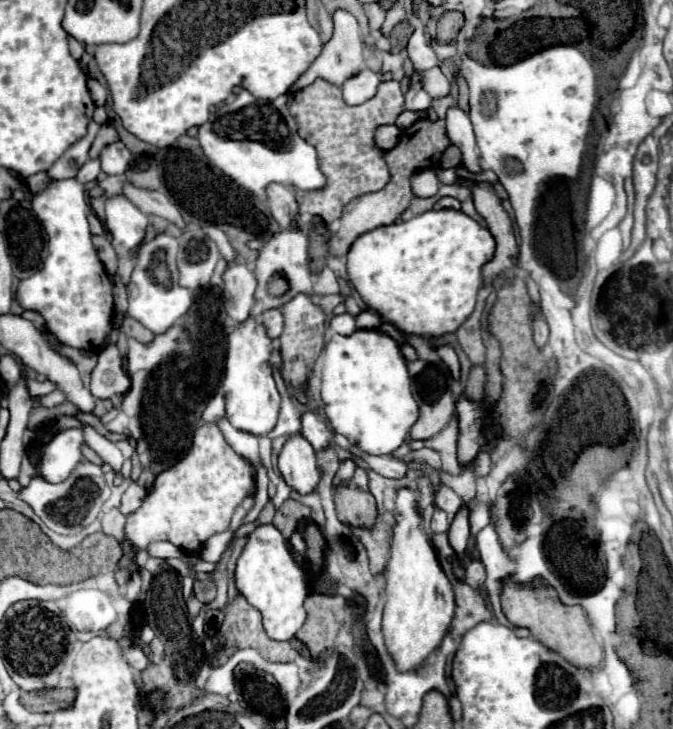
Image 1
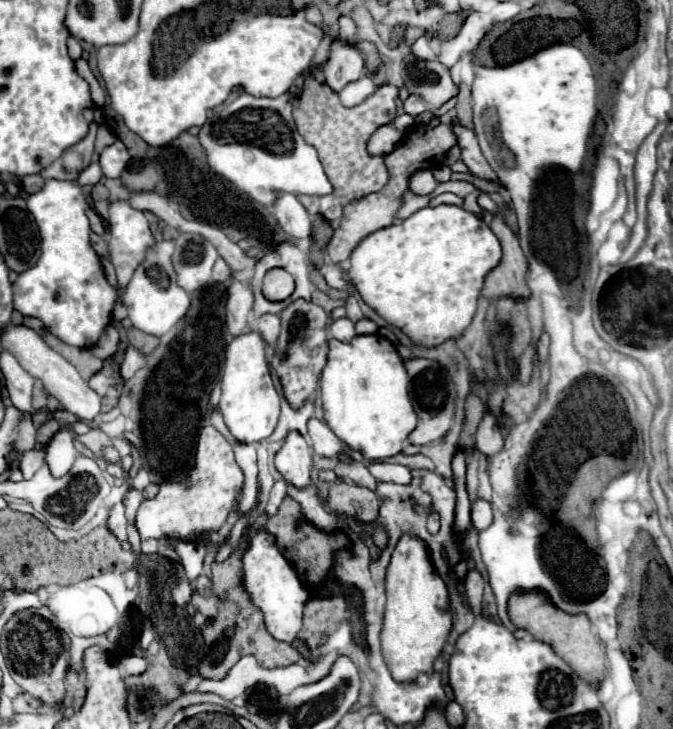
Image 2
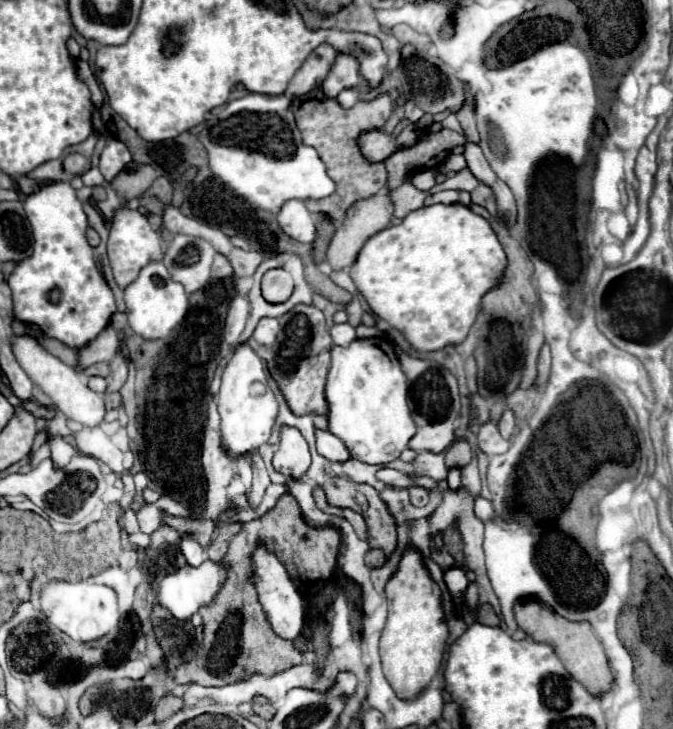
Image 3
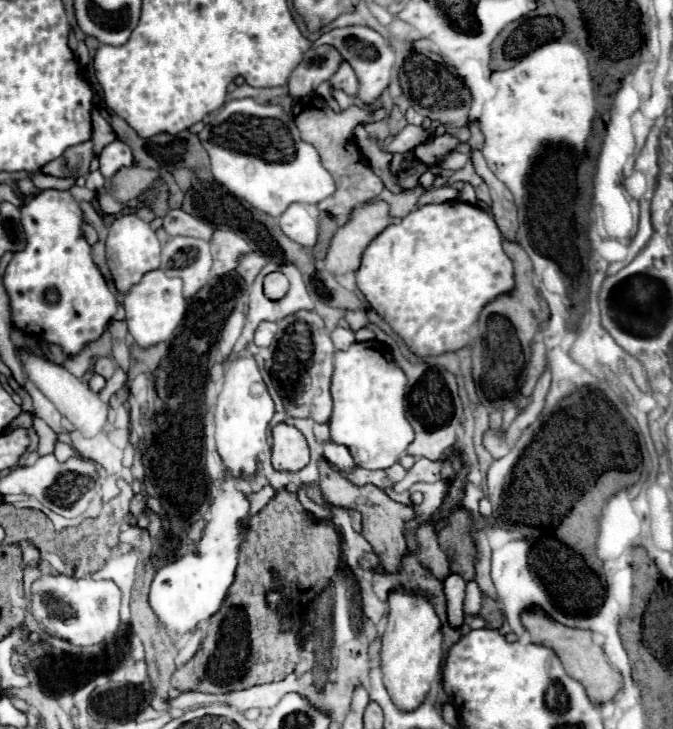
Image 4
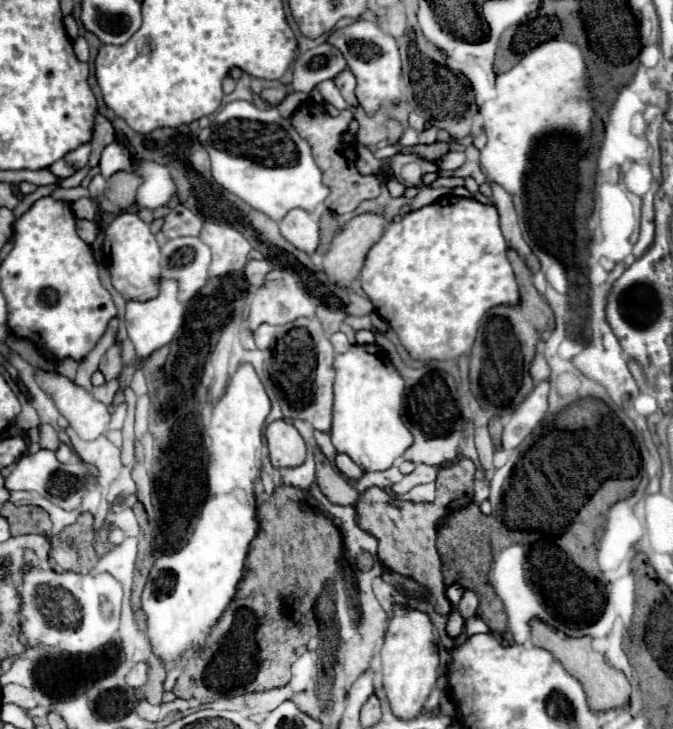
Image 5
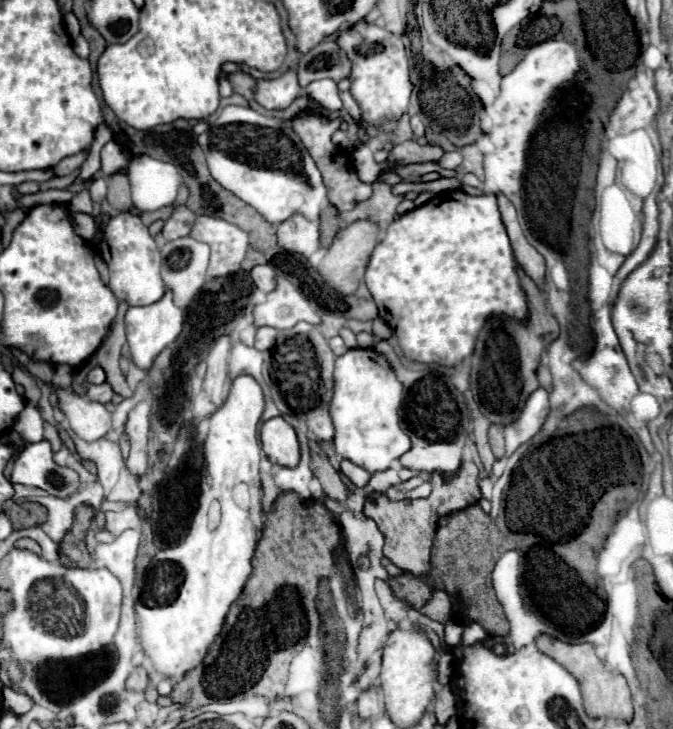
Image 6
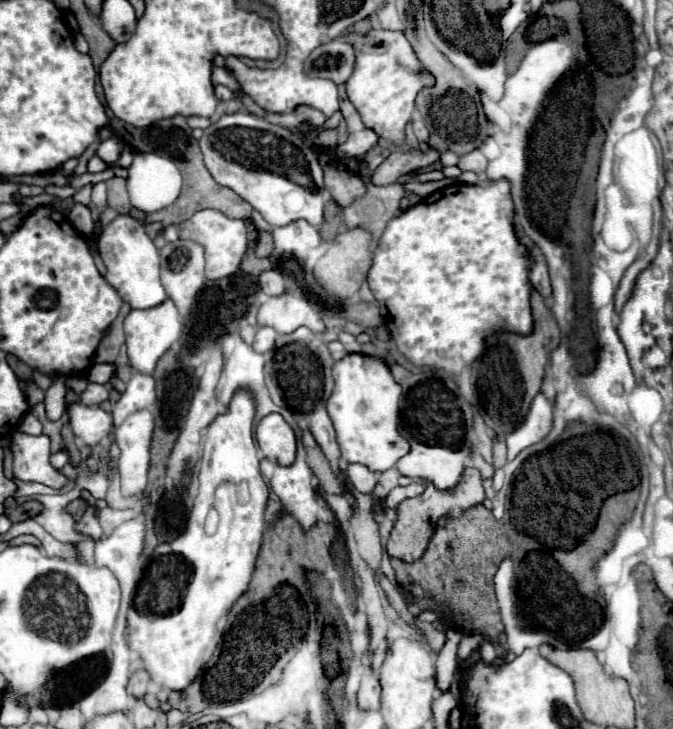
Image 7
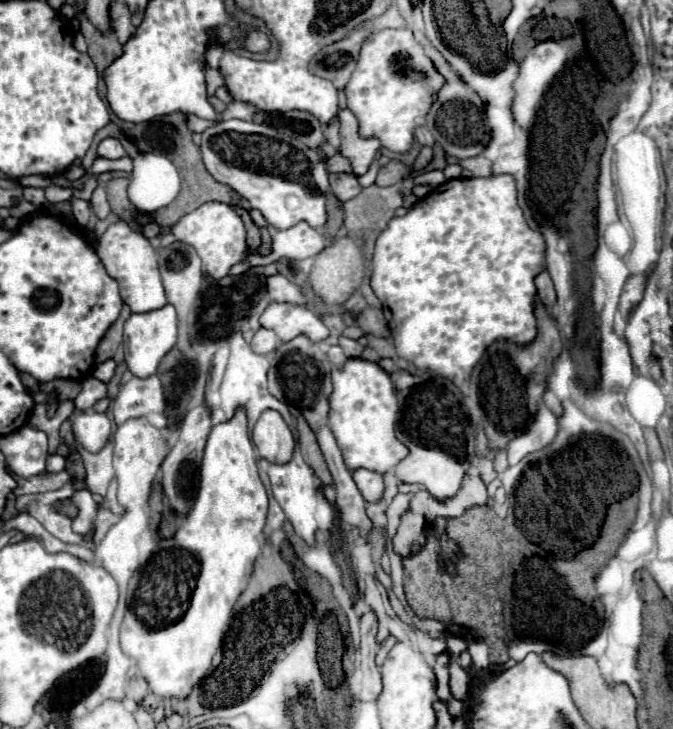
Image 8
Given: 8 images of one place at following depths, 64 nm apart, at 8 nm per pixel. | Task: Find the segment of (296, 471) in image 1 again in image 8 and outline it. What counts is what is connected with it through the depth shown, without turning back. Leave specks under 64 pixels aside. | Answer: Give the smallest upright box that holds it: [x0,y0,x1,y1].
[252,410,294,464]

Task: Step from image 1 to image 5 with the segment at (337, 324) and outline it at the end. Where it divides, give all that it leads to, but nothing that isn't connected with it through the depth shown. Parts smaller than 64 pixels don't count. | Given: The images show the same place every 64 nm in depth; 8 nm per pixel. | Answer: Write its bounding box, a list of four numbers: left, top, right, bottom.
[330,332,350,354]

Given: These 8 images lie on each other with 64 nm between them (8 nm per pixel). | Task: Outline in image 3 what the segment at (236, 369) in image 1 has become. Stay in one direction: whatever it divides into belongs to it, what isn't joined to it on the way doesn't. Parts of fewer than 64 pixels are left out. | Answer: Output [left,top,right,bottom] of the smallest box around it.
[218,340,278,456]

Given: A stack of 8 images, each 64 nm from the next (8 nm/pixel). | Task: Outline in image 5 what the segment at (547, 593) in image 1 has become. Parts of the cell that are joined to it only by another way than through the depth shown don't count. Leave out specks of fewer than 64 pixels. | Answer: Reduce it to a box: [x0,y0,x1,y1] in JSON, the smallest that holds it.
[530,620,630,710]

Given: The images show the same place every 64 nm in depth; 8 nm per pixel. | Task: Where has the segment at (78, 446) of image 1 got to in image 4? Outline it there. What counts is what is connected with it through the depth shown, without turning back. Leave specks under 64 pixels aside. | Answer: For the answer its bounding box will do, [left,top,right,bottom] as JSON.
[54,442,76,462]

